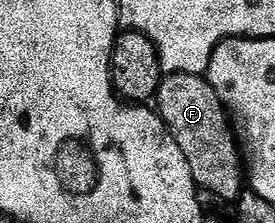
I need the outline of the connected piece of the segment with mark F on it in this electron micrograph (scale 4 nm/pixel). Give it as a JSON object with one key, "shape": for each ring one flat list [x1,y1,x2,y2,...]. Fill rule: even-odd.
{"shape":[[177,73,176,75,164,74,159,83,159,92,153,100,159,118,167,127,167,134,177,141,181,153,185,153,185,161,189,161,189,173,193,173,193,181,200,192,216,195,219,199,238,200,245,190,245,163,241,158,241,143,237,138,236,128,226,107,223,106,221,97,209,85,209,81,202,75]]}

